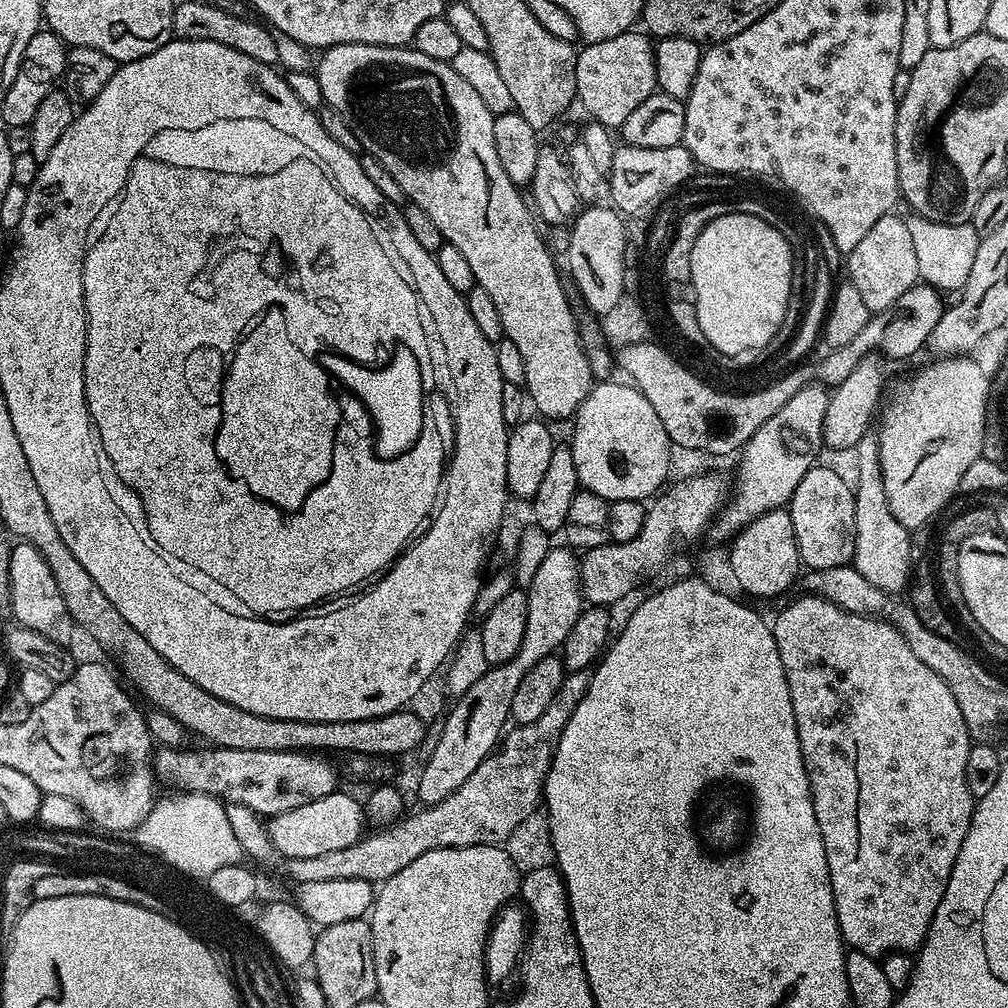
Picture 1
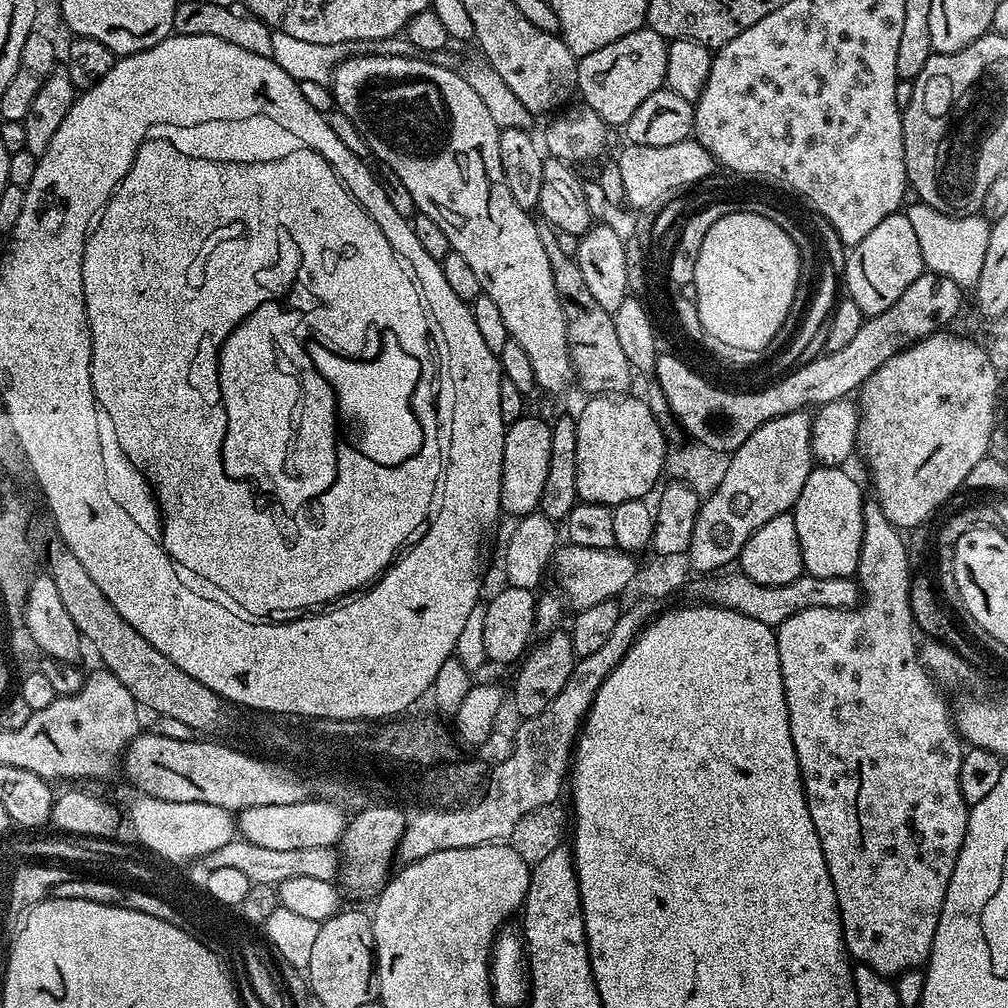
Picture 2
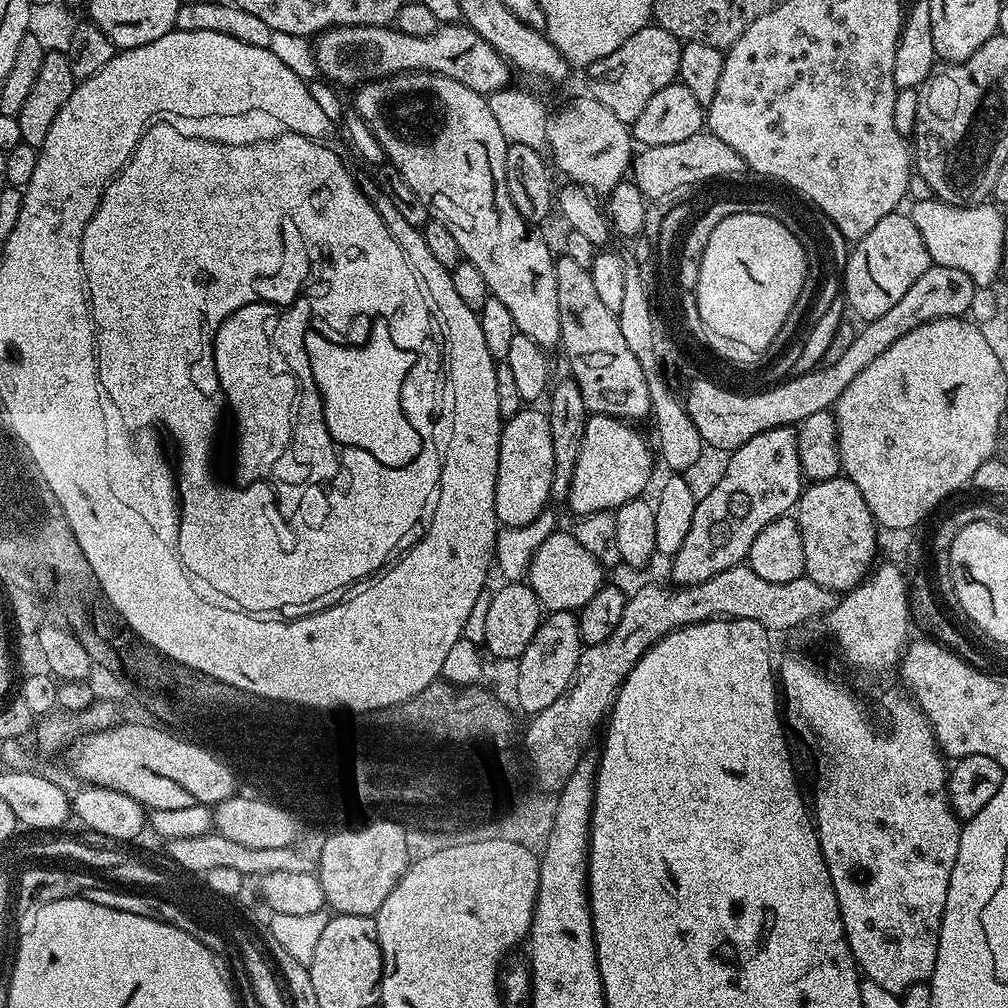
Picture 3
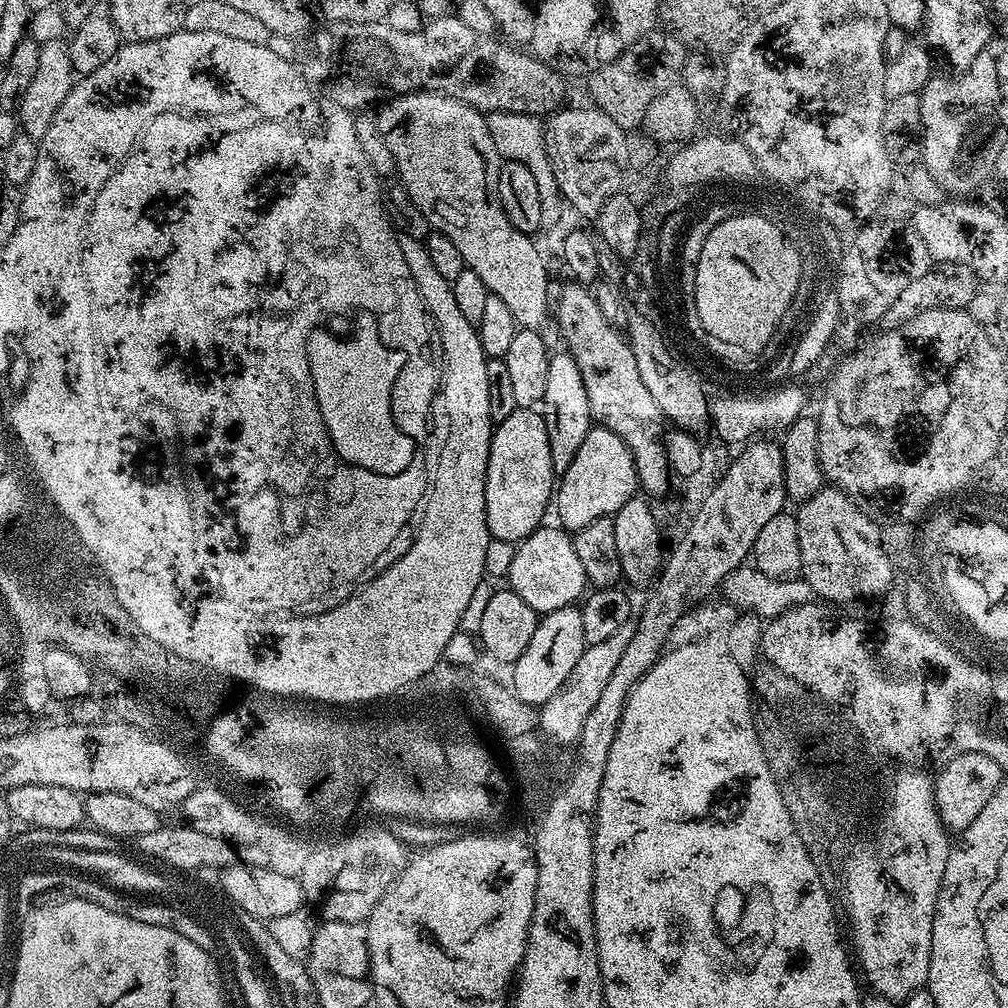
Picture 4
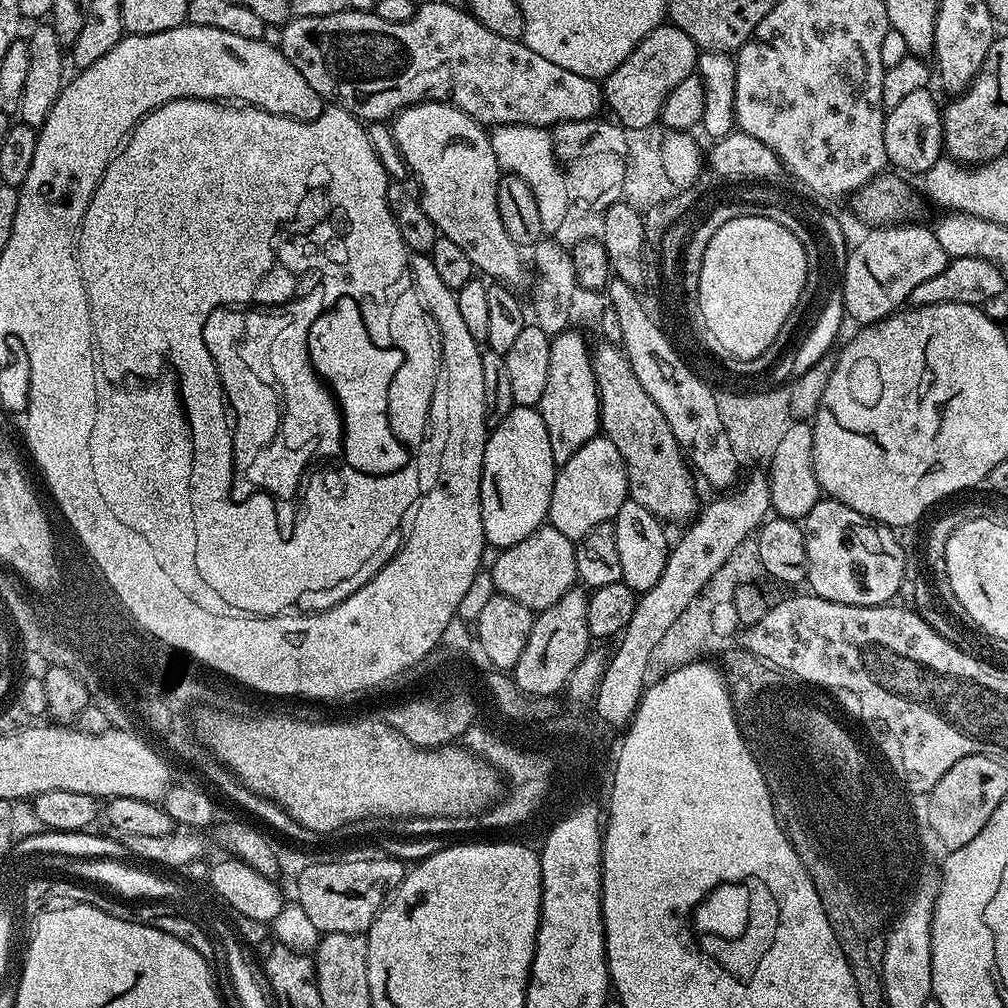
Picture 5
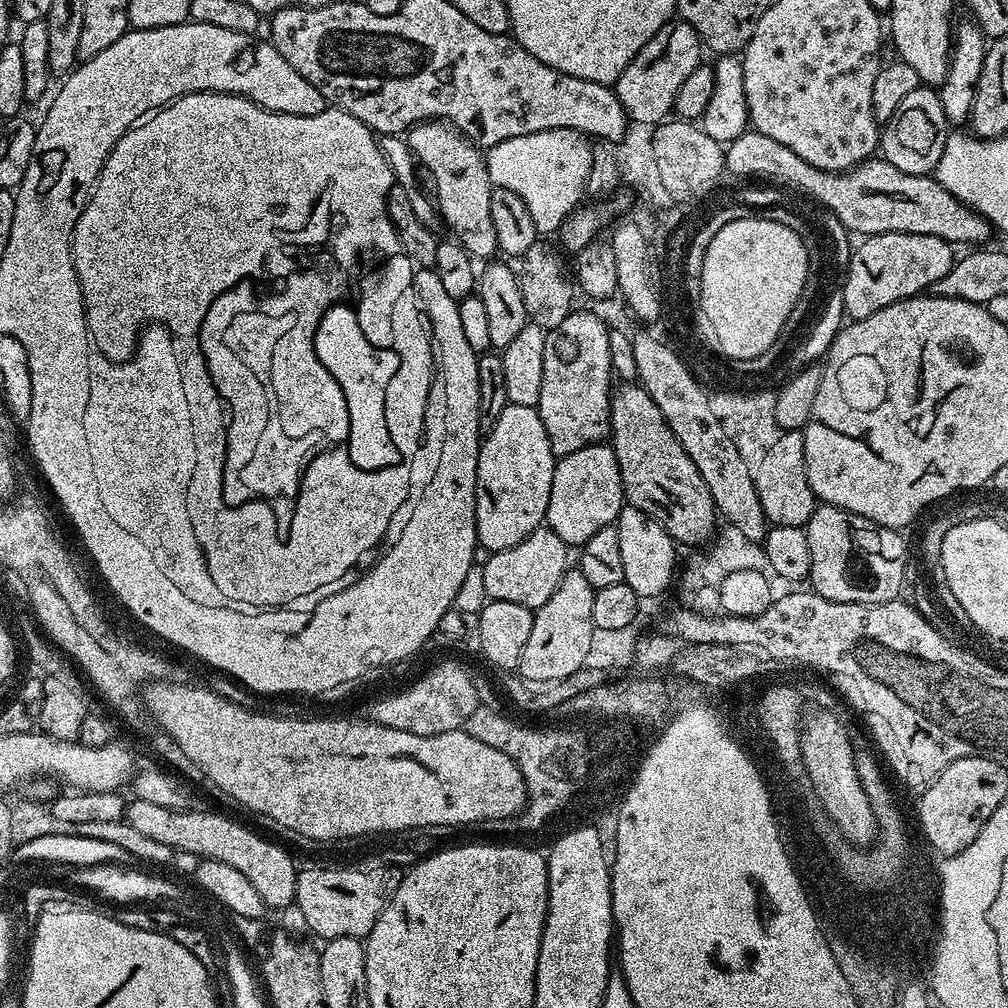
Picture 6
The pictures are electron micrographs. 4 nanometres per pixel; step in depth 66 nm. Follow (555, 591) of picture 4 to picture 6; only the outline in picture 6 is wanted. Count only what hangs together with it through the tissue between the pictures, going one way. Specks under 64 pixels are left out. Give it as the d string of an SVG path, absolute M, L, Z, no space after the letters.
M541 526L535 528L522 542L518 542L518 546L510 546L510 550L491 553L489 561L486 562L483 569L483 585L487 599L498 602L518 602L518 606L526 606L533 610L540 608L546 602L546 598L550 598L550 594L554 594L554 590L558 586L558 582L562 582L565 572L569 571L568 552L570 552L569 545L564 544L562 538L558 538L558 534L554 534L554 530Z

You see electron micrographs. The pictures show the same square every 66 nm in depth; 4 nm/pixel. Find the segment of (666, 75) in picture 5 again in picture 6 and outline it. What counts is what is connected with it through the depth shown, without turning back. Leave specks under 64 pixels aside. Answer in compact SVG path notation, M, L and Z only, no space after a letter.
M676 18L662 26L638 54L622 70L616 79L614 91L622 102L631 123L648 123L657 126L673 115L678 98L678 90L682 90L682 82L690 78L690 74L702 63L702 45L694 26Z

